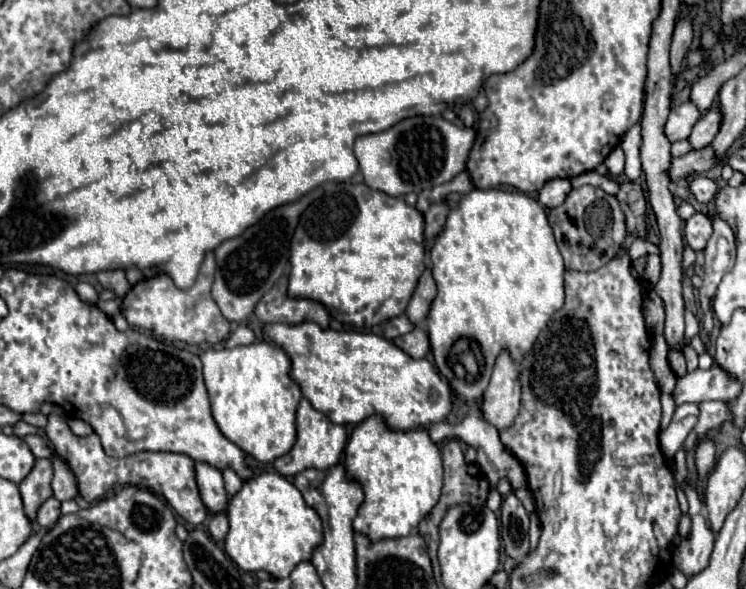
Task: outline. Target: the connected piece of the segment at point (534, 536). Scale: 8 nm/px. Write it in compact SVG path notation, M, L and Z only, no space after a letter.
M530 514L530 552L538 546L538 538L540 538L540 522L536 514Z

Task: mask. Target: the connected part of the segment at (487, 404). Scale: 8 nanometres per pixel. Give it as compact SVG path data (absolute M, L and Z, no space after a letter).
M502 350L502 354L496 358L490 384L484 392L482 410L486 410L486 420L498 430L512 426L514 418L518 416L520 410L518 364L512 360L508 350Z

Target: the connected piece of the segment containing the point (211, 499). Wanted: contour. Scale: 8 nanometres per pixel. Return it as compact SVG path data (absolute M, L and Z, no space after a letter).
M198 462L196 464L196 482L200 488L200 498L204 502L204 506L208 508L208 512L214 514L222 514L228 508L228 494L224 490L224 480L222 480L222 472Z

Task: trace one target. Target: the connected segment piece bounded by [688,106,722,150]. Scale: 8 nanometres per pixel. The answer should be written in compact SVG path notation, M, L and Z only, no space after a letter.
M718 106L704 112L702 118L696 122L690 138L688 138L692 148L700 150L700 148L708 146L714 140L714 136L718 134L718 130L720 130L720 122L722 122L722 110Z

